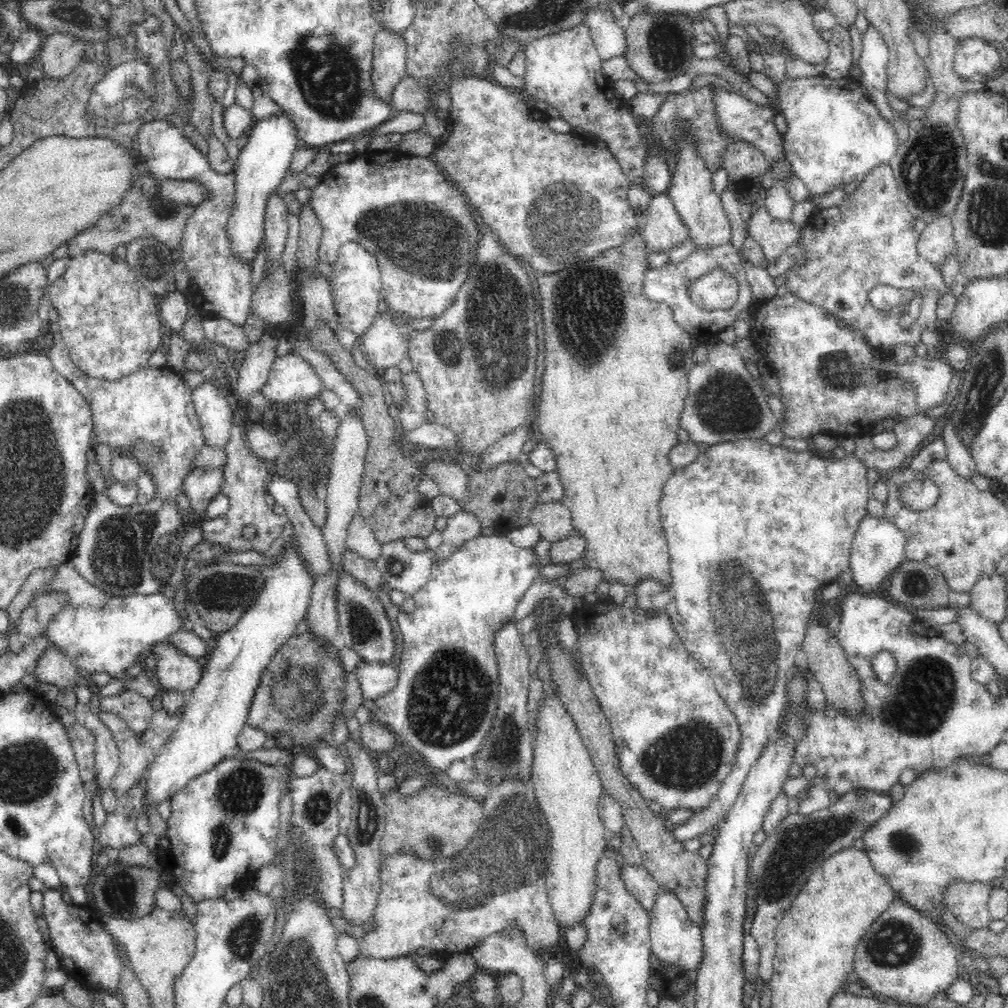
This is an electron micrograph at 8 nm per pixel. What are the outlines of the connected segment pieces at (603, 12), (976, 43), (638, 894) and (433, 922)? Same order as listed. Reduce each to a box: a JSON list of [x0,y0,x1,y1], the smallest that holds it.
[[581,8,627,60],[954,37,1005,80],[621,862,660,915],[359,779,565,960]]

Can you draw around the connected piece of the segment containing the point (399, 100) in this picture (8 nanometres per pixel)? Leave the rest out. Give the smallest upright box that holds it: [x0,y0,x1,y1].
[392,73,431,114]

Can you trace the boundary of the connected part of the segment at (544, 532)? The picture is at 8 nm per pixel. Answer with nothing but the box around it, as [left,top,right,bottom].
[529,501,573,543]

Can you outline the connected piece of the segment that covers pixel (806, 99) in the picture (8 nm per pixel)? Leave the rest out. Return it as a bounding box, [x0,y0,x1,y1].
[747,71,898,195]

